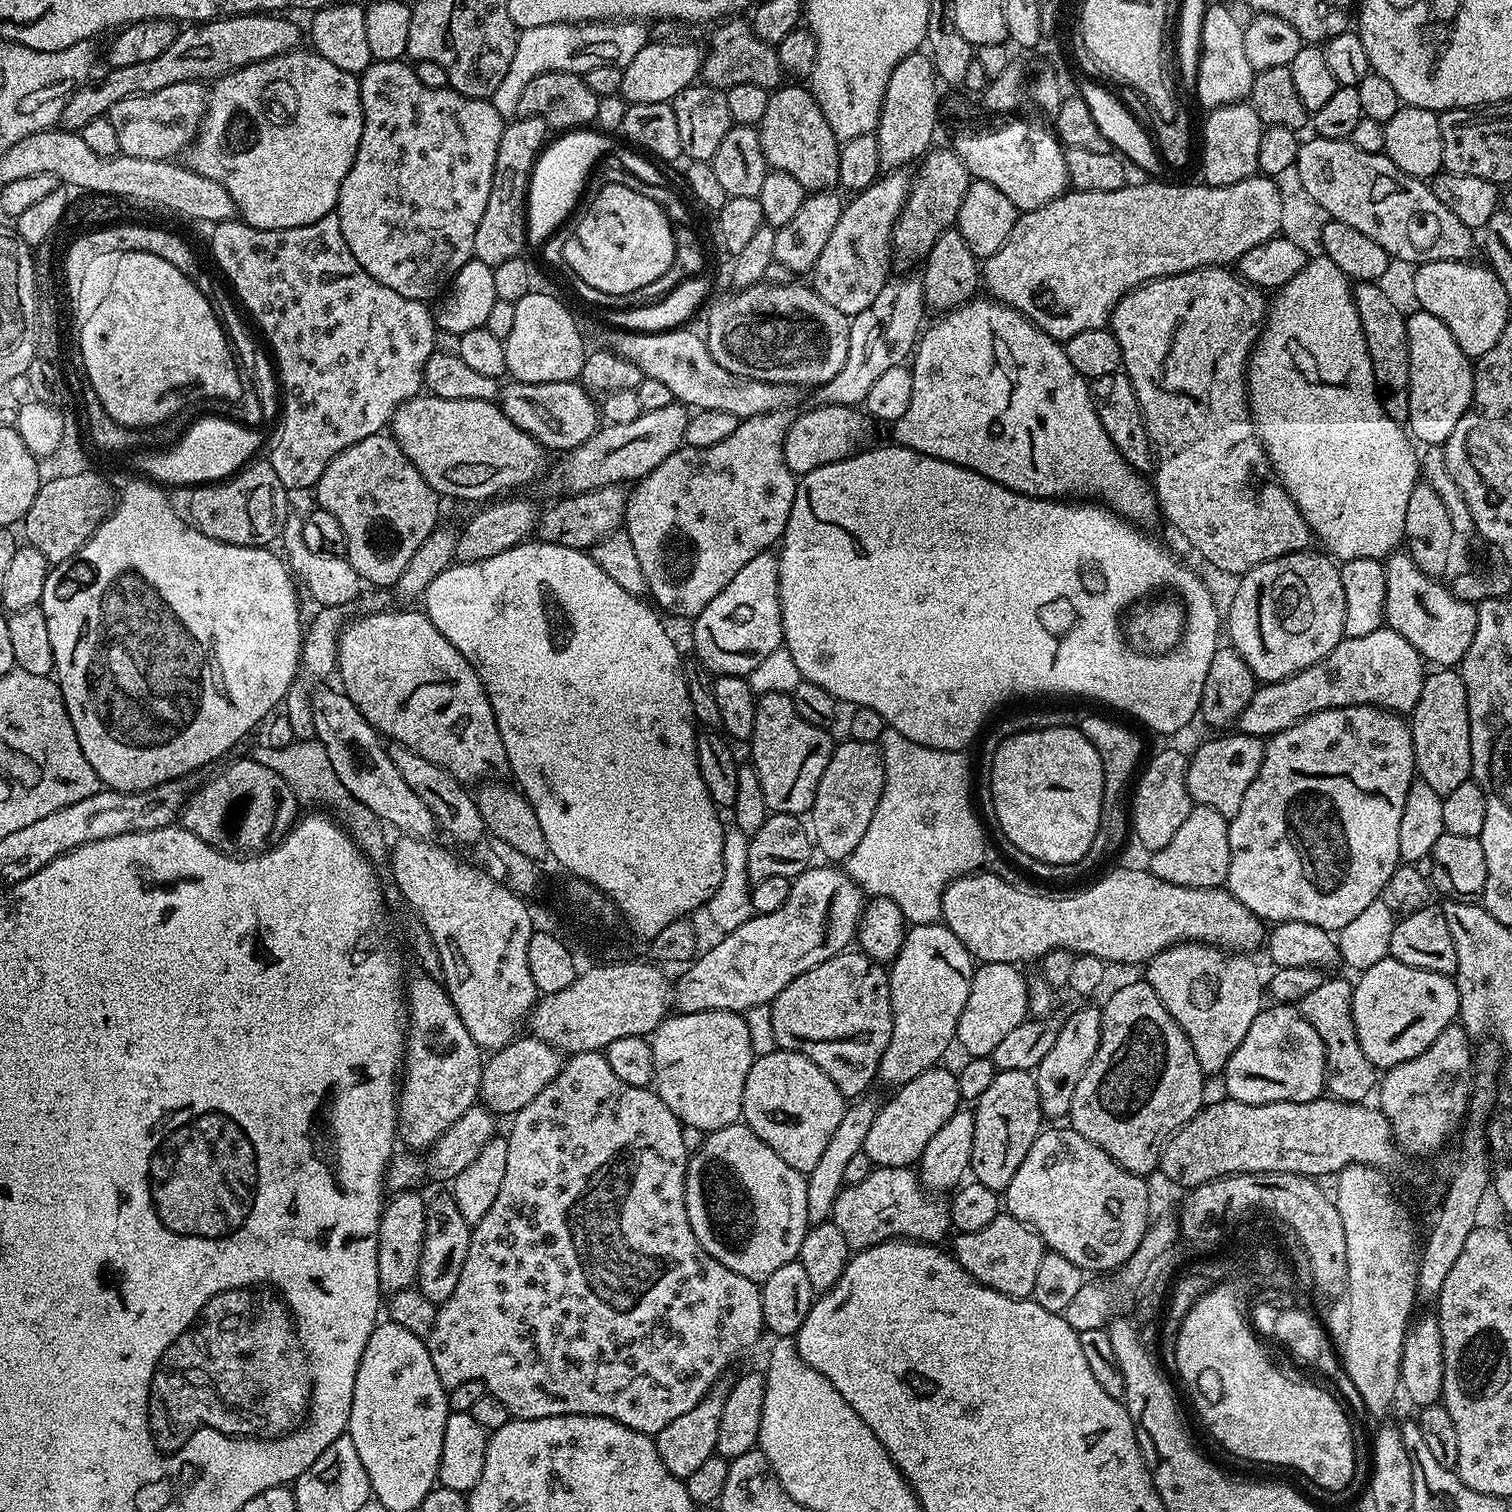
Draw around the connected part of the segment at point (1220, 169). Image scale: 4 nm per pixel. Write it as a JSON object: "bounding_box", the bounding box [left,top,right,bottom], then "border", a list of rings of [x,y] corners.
{"bounding_box":[1198,102,1262,188],"border":[[[1241,102],[1239,104],[1223,104],[1220,108],[1213,108],[1207,113],[1204,120],[1204,133],[1198,136],[1198,148],[1200,144],[1200,168],[1204,171],[1203,183],[1209,184],[1211,188],[1221,188],[1242,182],[1248,176],[1253,175],[1259,169],[1258,146],[1262,135],[1262,121],[1258,114],[1252,109],[1251,103]]]}

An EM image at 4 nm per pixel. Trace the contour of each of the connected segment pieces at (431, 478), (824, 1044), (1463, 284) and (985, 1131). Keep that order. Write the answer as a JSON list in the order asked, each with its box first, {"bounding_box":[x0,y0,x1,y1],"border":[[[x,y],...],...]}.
[{"bounding_box":[390,394,542,502],"border":[[[431,394],[415,396],[393,414],[390,435],[426,483],[444,498],[457,496],[460,500],[488,502],[501,494],[508,494],[506,492],[519,484],[530,483],[540,468],[539,456],[542,452],[536,441],[514,422],[510,422],[499,403],[492,400],[443,400]]]},{"bounding_box":[772,950,892,1098],"border":[[[845,950],[834,958],[814,966],[806,974],[794,978],[782,994],[772,1001],[772,1026],[777,1049],[785,1052],[800,1052],[814,1061],[834,1082],[845,1098],[860,1098],[877,1079],[880,1059],[890,1042],[892,1033],[892,1003],[888,989],[888,972],[883,963],[871,960],[863,951]]]},{"bounding_box":[1412,260,1510,358],"border":[[[1443,260],[1442,262],[1430,262],[1429,264],[1419,265],[1412,276],[1412,292],[1416,295],[1416,300],[1423,311],[1434,314],[1454,334],[1454,342],[1470,358],[1484,356],[1504,336],[1505,328],[1509,327],[1508,309],[1510,303],[1507,300],[1506,290],[1503,289],[1502,282],[1496,277],[1495,273],[1483,263],[1472,264],[1463,260]]]},{"bounding_box":[970,1070,1042,1194],"border":[[[1010,1070],[997,1071],[994,1082],[990,1082],[986,1094],[974,1104],[974,1138],[972,1139],[972,1163],[970,1172],[975,1183],[986,1186],[997,1194],[1008,1187],[1010,1178],[1014,1178],[1026,1150],[1034,1146],[1036,1137],[1042,1131],[1042,1113],[1038,1086],[1032,1072]]]}]

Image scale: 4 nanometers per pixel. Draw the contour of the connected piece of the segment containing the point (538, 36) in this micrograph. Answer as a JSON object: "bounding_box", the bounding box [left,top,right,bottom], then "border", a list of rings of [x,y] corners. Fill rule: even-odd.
{"bounding_box":[490,20,650,118],"border":[[[624,20],[623,22],[585,22],[583,24],[547,24],[525,28],[517,35],[514,58],[510,58],[510,70],[506,70],[506,78],[498,85],[498,90],[490,97],[490,103],[498,110],[501,118],[512,118],[520,112],[522,90],[547,72],[571,72],[583,74],[598,67],[614,67],[623,70],[634,62],[638,50],[642,50],[650,43],[650,36],[643,23],[639,20]]]}

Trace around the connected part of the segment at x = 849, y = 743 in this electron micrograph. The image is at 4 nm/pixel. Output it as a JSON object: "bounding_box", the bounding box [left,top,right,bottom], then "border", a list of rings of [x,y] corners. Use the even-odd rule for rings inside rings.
{"bounding_box":[810,738,884,862],"border":[[[851,738],[845,739],[845,744],[837,743],[832,750],[832,757],[822,774],[822,782],[818,782],[816,797],[810,813],[810,835],[815,847],[825,856],[828,862],[844,862],[862,842],[862,834],[870,827],[870,818],[874,818],[874,810],[880,801],[884,789],[884,757],[876,744],[863,744]]]}

